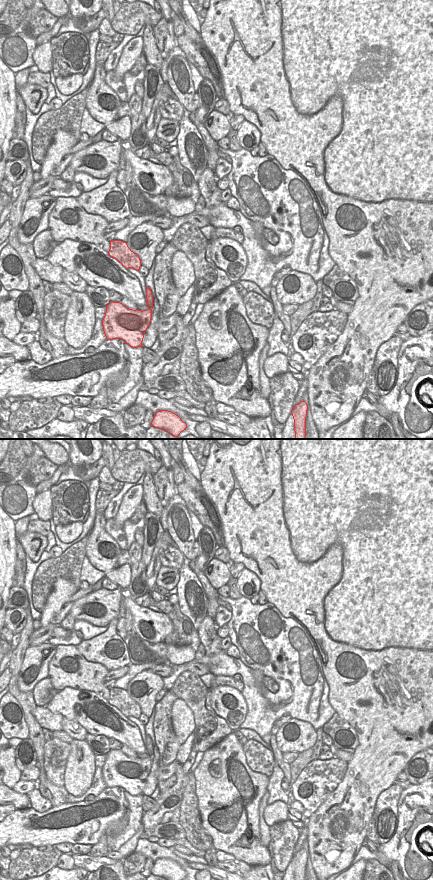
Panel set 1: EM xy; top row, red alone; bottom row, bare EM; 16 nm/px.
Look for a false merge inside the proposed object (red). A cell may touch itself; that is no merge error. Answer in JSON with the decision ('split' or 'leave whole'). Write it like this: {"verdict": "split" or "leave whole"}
{"verdict": "leave whole"}

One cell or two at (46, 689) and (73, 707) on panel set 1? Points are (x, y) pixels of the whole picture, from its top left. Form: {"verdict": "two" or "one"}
{"verdict": "two"}

